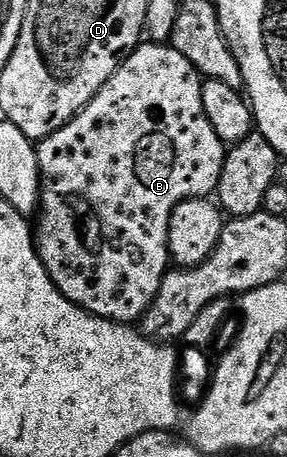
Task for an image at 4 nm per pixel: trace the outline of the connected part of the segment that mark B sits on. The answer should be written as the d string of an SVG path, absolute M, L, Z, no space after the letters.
M141 43L119 65L119 69L97 91L95 98L80 111L65 127L53 131L45 140L38 142L35 154L39 164L39 222L33 225L35 250L39 253L45 271L53 279L53 283L74 305L79 305L86 313L104 317L120 323L135 323L146 313L147 308L157 299L157 291L161 291L163 277L169 272L169 254L167 240L171 226L171 213L182 203L192 199L207 199L218 190L225 146L222 139L213 131L213 123L205 115L203 106L204 78L169 43Z

